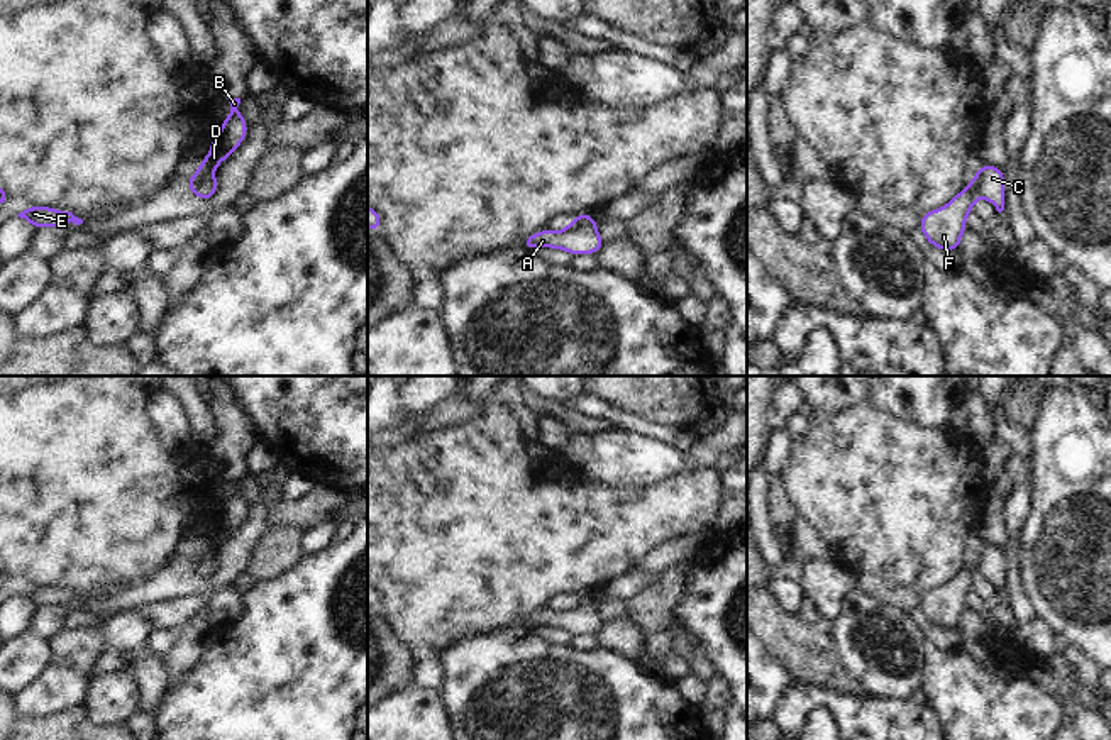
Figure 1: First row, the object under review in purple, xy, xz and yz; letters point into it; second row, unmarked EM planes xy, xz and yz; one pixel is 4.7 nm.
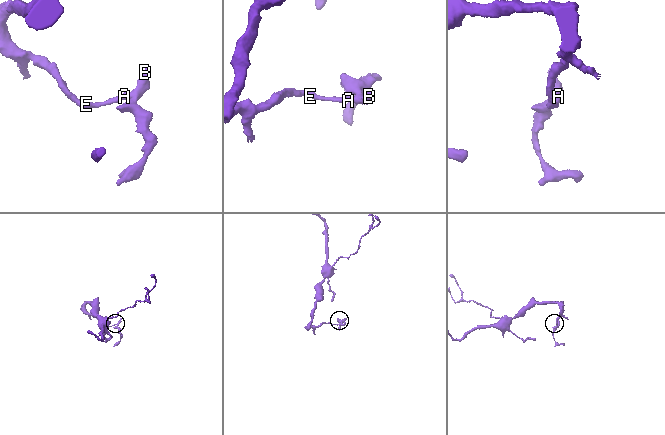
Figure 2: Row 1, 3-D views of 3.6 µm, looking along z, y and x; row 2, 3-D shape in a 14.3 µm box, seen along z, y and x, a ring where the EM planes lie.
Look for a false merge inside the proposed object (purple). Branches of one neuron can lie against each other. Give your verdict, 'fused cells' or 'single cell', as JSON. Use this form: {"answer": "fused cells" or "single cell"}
{"answer": "single cell"}

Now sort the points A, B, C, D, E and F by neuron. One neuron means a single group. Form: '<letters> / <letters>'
A B C D E F

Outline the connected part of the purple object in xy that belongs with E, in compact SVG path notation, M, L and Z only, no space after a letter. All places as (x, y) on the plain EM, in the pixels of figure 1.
M27 586L17 596L25 598L34 608L39 606L64 606L68 601L83 603L71 591L61 591L51 586Z

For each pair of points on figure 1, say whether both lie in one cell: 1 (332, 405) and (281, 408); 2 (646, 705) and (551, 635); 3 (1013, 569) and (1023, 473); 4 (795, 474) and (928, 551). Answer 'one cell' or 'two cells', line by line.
1: one cell
2: two cells
3: one cell
4: one cell

